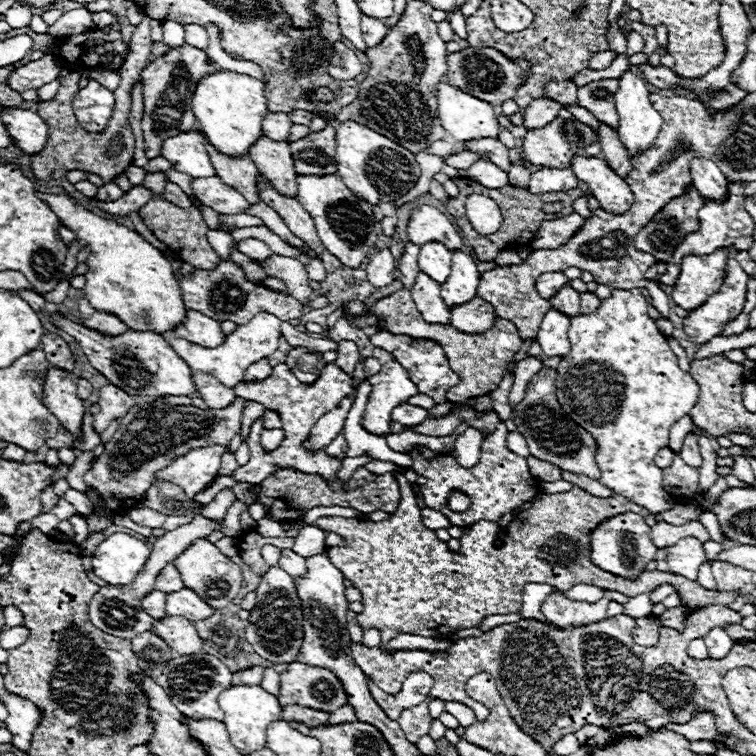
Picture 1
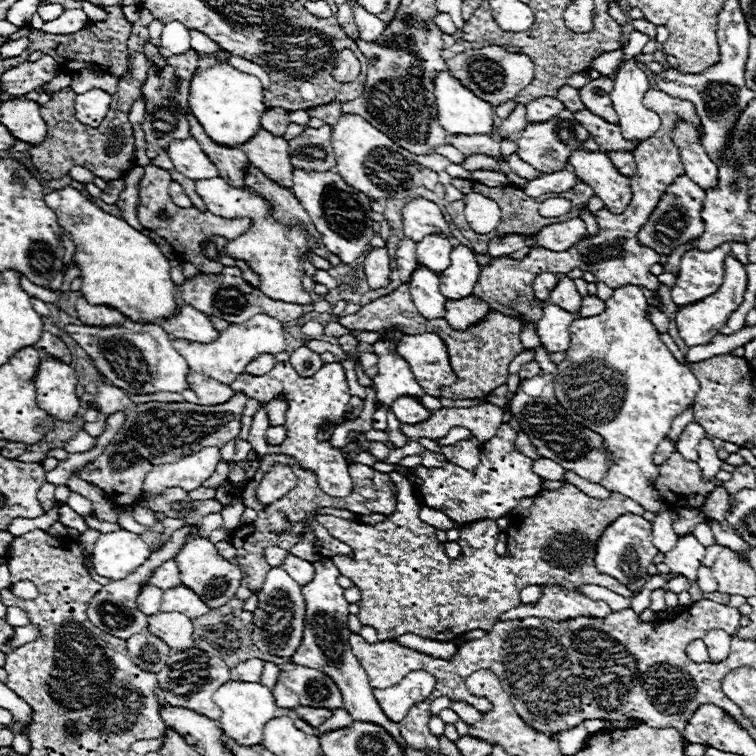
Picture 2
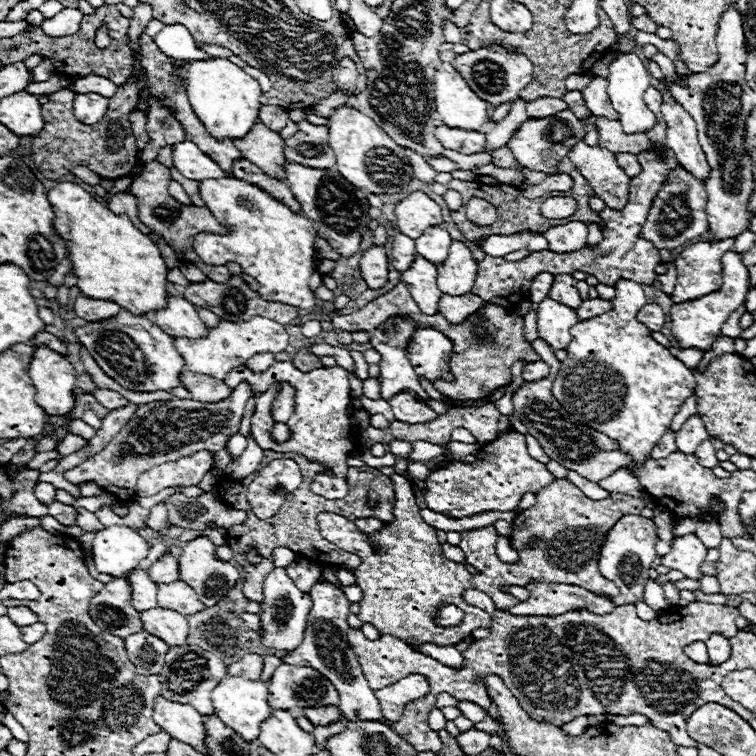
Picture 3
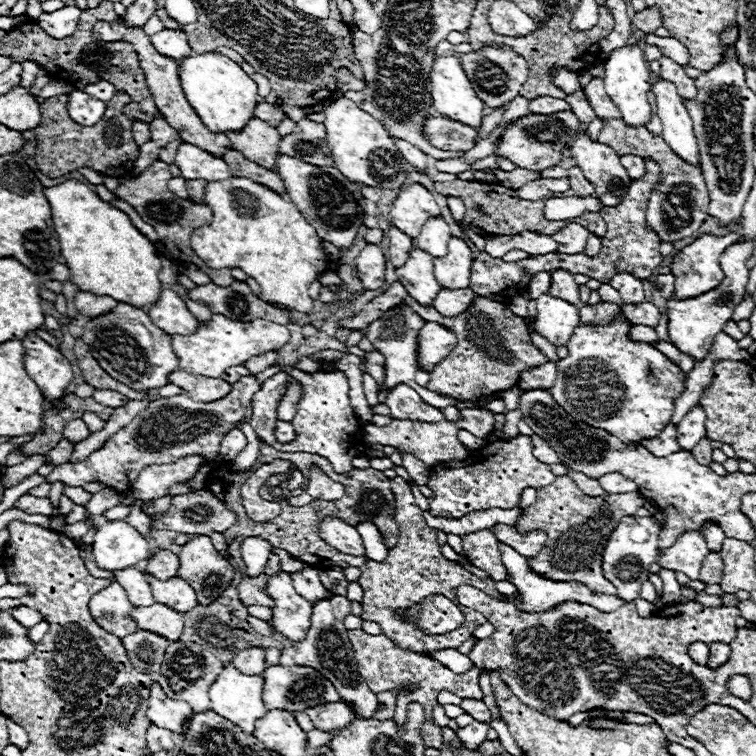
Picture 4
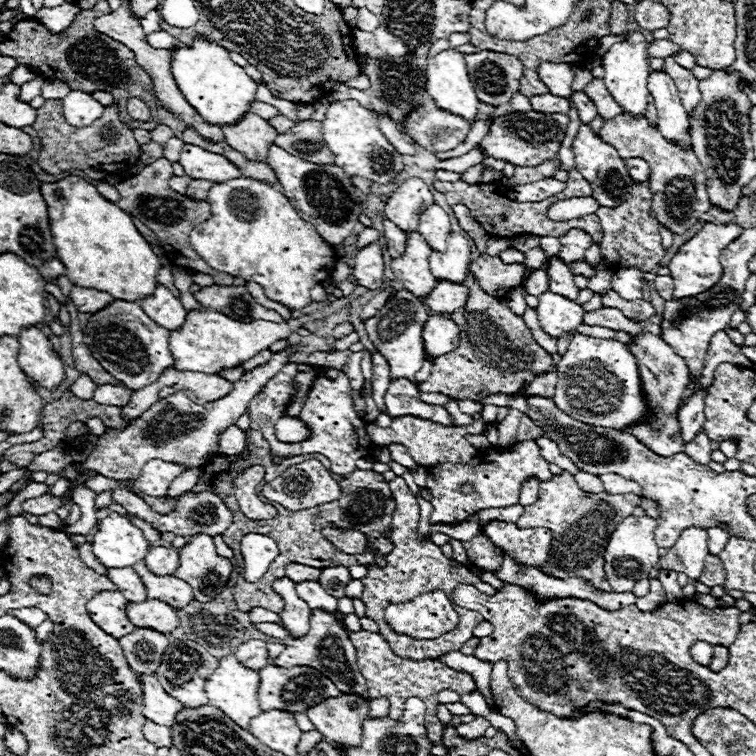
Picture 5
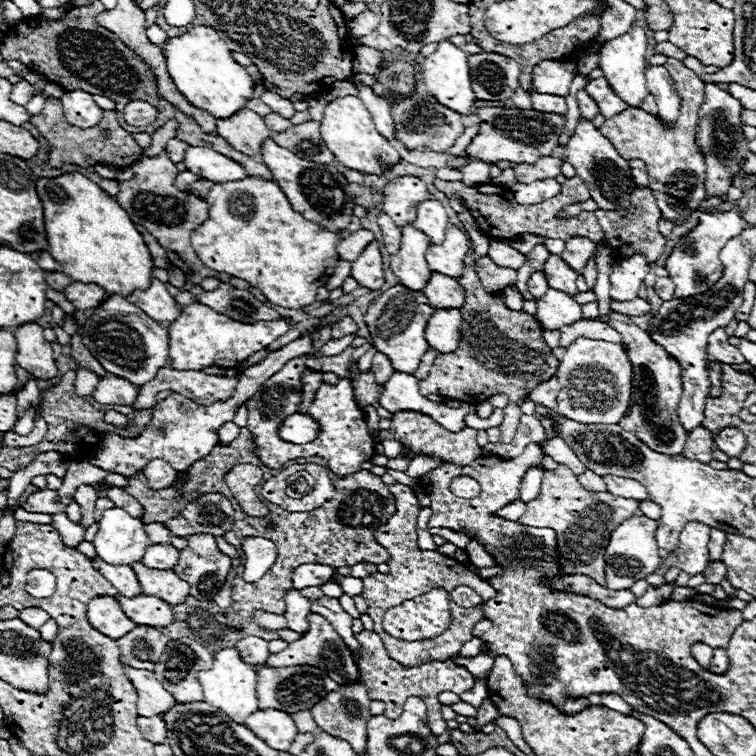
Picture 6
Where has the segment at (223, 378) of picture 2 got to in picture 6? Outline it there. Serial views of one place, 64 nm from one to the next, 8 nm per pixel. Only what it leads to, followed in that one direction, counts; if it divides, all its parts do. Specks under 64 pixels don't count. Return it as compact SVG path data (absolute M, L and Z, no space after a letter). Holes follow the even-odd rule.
M200 302L184 306L182 316L168 326L170 336L170 366L176 370L202 370L208 366L222 366L222 368L236 368L238 362L246 360L258 350L264 350L270 346L276 338L284 336L290 330L290 324L284 320L274 322L254 322L254 324L242 324L236 322Z

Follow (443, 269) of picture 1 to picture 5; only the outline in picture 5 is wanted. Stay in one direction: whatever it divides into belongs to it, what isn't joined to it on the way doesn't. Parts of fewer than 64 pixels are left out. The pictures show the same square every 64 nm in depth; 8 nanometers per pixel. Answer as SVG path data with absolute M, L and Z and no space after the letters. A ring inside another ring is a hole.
M434 204L432 208L428 208L428 210L422 212L418 232L420 232L420 236L424 236L424 240L428 242L428 246L434 252L444 252L446 238L450 234L448 214L438 204Z

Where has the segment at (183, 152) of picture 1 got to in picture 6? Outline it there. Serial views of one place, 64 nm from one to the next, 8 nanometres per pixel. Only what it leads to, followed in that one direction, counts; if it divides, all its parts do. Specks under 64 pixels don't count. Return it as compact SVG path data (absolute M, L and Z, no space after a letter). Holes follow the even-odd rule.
M188 146L182 162L188 172L216 184L246 178L246 170L238 162L204 146Z

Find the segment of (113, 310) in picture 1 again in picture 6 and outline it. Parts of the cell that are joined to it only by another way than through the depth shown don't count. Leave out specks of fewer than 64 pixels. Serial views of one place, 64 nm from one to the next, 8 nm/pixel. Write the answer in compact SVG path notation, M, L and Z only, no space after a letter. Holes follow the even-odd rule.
M70 172L60 178L38 178L36 192L44 204L44 224L46 236L50 240L48 252L54 256L56 262L62 264L64 274L82 284L98 284L106 292L118 296L130 296L134 290L150 288L154 272L154 260L150 256L150 250L144 244L142 234L136 230L130 216L98 184L78 172Z

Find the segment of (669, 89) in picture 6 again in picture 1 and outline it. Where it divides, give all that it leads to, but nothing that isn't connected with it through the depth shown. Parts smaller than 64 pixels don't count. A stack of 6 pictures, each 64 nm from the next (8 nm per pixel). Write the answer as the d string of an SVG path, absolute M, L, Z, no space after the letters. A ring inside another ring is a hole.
M694 158L690 162L690 170L692 170L694 186L698 188L704 202L724 200L728 196L728 180L720 172L720 168L716 168L716 164L704 158Z

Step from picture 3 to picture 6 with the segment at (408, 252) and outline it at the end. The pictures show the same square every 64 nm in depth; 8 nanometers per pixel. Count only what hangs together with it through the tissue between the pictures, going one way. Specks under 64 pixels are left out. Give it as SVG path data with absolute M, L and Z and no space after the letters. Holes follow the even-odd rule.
M384 212L378 216L378 224L382 230L382 238L384 238L384 248L390 254L396 254L400 250L400 240L402 240L402 232L400 228L394 224L394 220L390 216L386 216Z

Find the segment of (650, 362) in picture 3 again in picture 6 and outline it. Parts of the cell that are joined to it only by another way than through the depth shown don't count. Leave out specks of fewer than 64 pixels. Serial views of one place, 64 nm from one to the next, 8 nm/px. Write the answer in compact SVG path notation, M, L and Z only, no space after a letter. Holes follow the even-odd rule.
M636 254L630 260L616 260L610 274L612 284L612 300L632 300L638 298L638 290L644 284L644 276L648 274L648 264L644 256ZM576 338L566 348L566 356L560 360L556 378L562 386L556 398L556 410L570 420L582 424L620 424L630 408L632 362L622 344Z

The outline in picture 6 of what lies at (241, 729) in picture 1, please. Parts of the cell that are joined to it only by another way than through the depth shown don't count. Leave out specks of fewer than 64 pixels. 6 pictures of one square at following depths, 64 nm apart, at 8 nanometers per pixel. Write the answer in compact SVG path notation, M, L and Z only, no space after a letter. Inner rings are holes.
M226 648L214 654L214 666L208 672L198 674L198 680L204 688L204 698L208 704L220 708L226 712L232 720L238 724L244 724L244 720L258 710L258 700L256 700L256 668L246 664L236 648Z

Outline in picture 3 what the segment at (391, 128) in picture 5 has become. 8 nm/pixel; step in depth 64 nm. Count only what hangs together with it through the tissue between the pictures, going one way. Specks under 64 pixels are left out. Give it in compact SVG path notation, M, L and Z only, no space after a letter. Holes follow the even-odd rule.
M406 150L406 152L408 152L408 158L410 158L410 164L412 164L412 168L414 168L416 178L422 180L422 182L434 182L436 170L432 170L432 166L430 166L420 154L414 154L414 152L410 152L410 150Z

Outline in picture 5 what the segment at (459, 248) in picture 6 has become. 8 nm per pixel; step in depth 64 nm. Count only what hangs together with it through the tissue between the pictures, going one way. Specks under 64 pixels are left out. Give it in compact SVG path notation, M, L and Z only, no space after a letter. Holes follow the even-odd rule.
M460 234L448 236L448 248L444 254L432 252L432 274L438 280L448 280L454 284L462 284L470 266L470 246L468 240Z

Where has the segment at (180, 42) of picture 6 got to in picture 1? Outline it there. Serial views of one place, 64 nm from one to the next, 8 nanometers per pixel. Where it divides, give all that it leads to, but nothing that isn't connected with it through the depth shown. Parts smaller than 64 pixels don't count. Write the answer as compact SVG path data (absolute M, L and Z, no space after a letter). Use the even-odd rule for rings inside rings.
M220 70L200 80L192 98L192 112L200 122L200 130L218 152L226 156L246 156L254 142L262 136L262 120L270 112L266 102L264 84L260 80L246 74Z

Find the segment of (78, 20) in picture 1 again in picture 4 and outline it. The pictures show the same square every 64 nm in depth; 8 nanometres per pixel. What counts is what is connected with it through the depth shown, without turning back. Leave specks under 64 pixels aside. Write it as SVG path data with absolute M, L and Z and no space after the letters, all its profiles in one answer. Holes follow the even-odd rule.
M64 6L56 12L50 12L50 14L40 14L38 18L38 26L50 34L52 38L66 38L66 36L72 36L78 28L78 18L80 18L82 10L76 8L76 6Z

